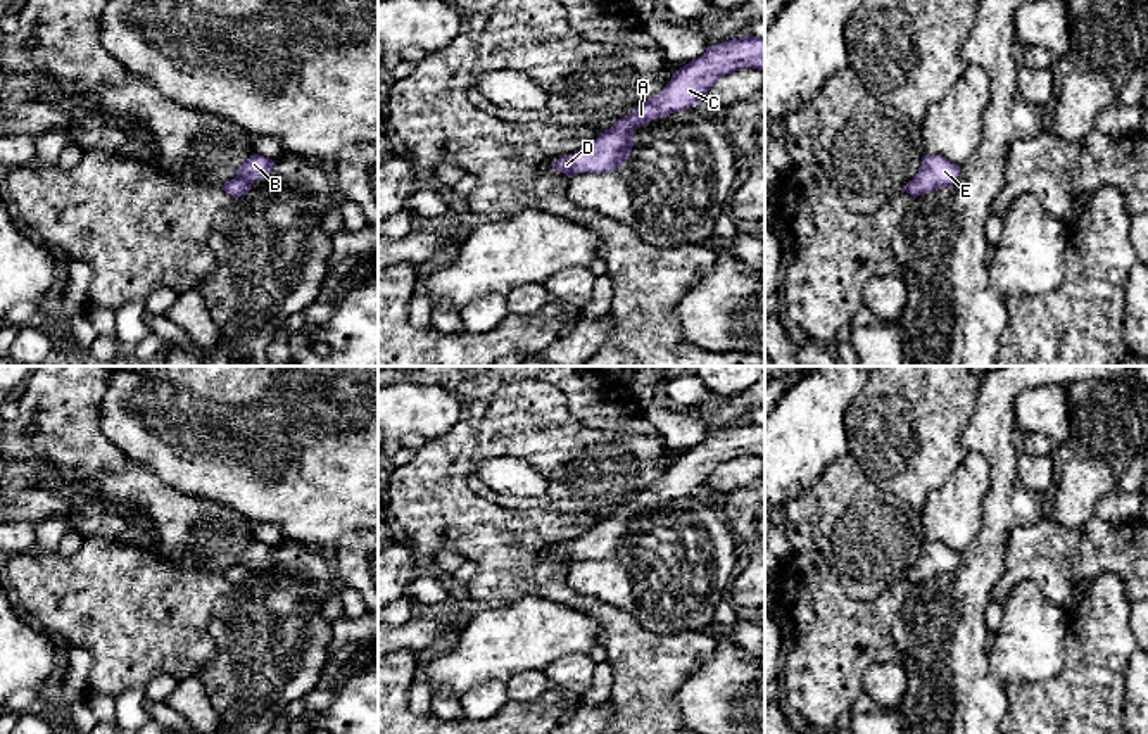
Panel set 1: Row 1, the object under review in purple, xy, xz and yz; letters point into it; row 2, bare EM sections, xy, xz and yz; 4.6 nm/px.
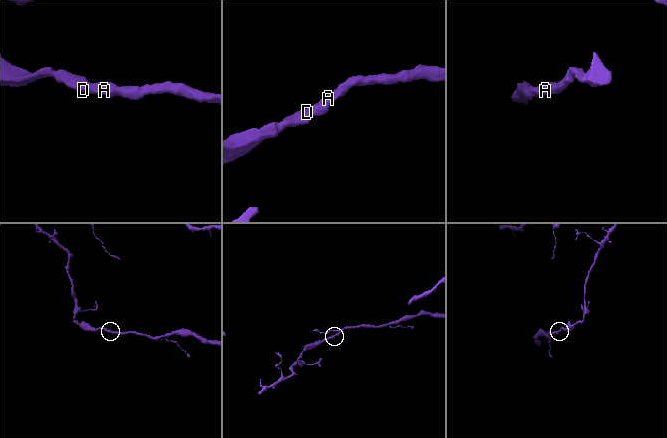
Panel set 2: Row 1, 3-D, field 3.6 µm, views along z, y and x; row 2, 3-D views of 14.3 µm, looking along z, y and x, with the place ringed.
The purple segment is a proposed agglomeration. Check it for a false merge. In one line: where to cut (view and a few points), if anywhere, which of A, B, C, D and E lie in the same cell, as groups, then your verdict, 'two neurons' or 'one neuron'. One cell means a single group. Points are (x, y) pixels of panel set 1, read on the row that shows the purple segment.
cut none; groups A B C D E; one neuron

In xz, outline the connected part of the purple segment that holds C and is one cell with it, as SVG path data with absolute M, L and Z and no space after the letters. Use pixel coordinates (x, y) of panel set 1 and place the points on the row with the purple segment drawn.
M751 35L708 47L701 57L680 67L658 95L615 121L585 149L556 159L552 168L568 178L578 173L601 174L618 169L630 159L637 128L694 107L722 76L744 67L765 73L765 40Z

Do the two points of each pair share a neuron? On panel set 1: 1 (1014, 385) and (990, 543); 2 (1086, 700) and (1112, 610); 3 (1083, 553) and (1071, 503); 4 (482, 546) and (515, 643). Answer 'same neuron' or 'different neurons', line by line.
1: same neuron
2: same neuron
3: different neurons
4: different neurons

